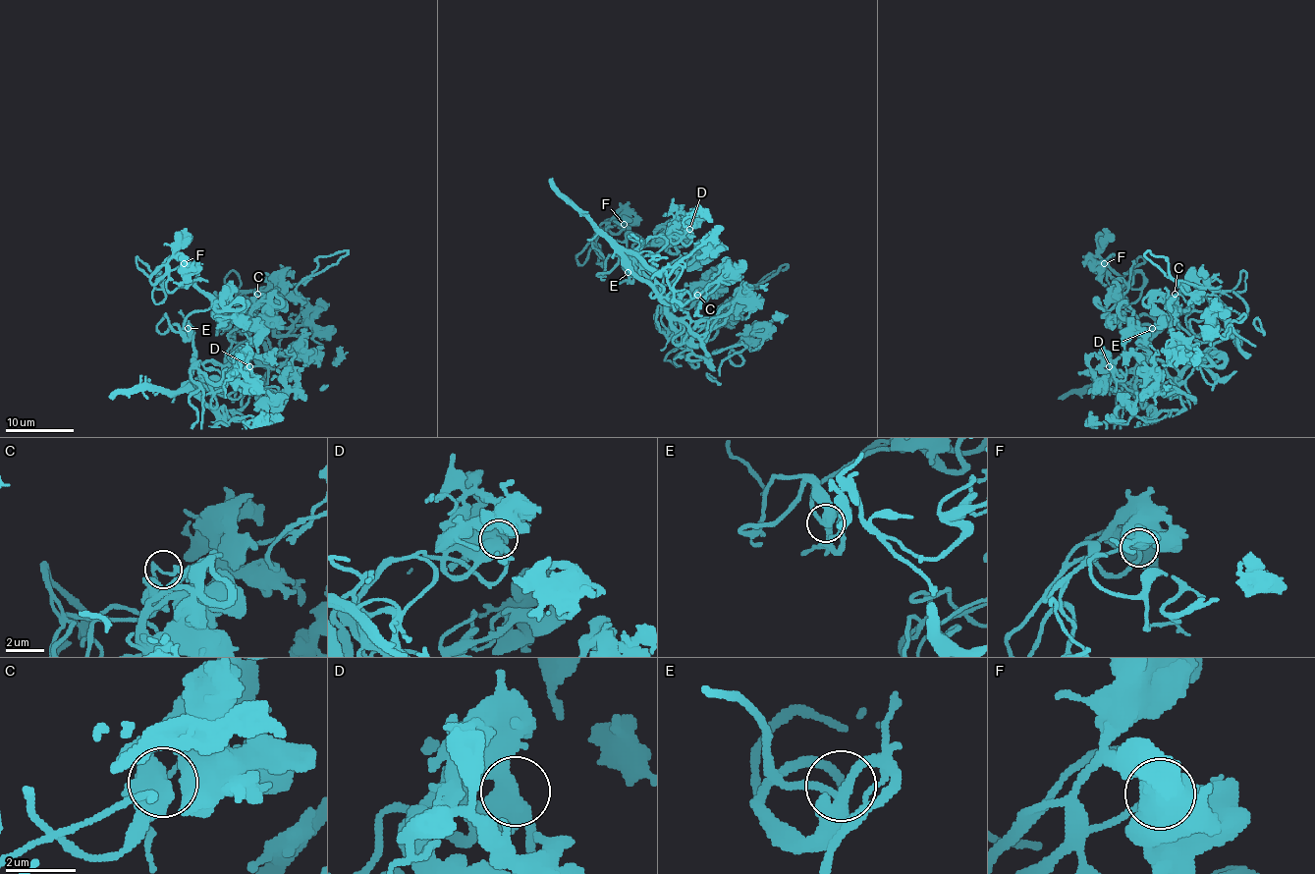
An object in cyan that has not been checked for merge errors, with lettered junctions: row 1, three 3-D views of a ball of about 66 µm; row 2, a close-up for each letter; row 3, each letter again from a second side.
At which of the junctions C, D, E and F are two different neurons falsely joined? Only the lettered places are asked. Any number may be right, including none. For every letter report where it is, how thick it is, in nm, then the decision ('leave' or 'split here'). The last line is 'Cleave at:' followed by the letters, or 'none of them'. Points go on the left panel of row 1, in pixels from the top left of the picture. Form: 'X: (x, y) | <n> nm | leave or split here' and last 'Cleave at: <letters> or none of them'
C: (257, 294) | 150 nm | leave
D: (249, 366) | 550 nm | leave
E: (188, 328) | 280 nm | leave
F: (184, 263) | 180 nm | leave
Cleave at: none of them

